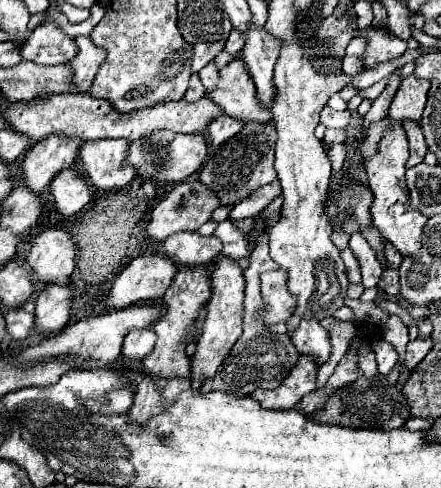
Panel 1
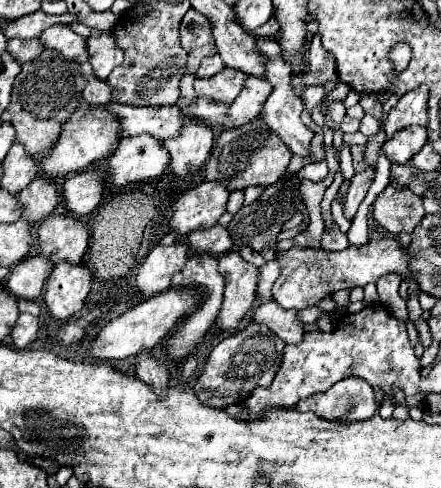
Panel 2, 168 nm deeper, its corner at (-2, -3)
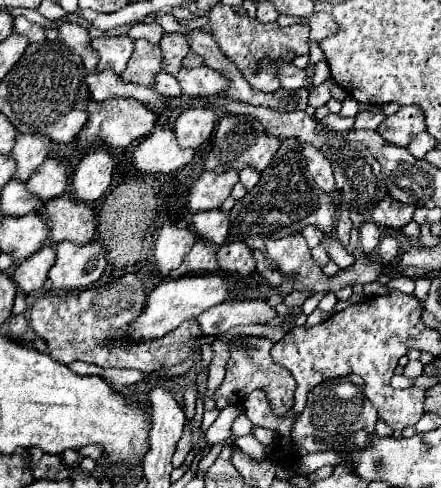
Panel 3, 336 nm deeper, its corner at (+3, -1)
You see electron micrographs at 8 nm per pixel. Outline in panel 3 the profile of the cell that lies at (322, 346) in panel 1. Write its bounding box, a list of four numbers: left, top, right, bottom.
[197,300,275,336]

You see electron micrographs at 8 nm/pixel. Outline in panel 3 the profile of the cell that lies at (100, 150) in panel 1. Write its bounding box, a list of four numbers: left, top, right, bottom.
[131,130,195,174]

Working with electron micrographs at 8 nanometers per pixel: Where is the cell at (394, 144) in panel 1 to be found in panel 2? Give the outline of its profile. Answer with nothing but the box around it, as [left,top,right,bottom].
[372,184,424,232]

